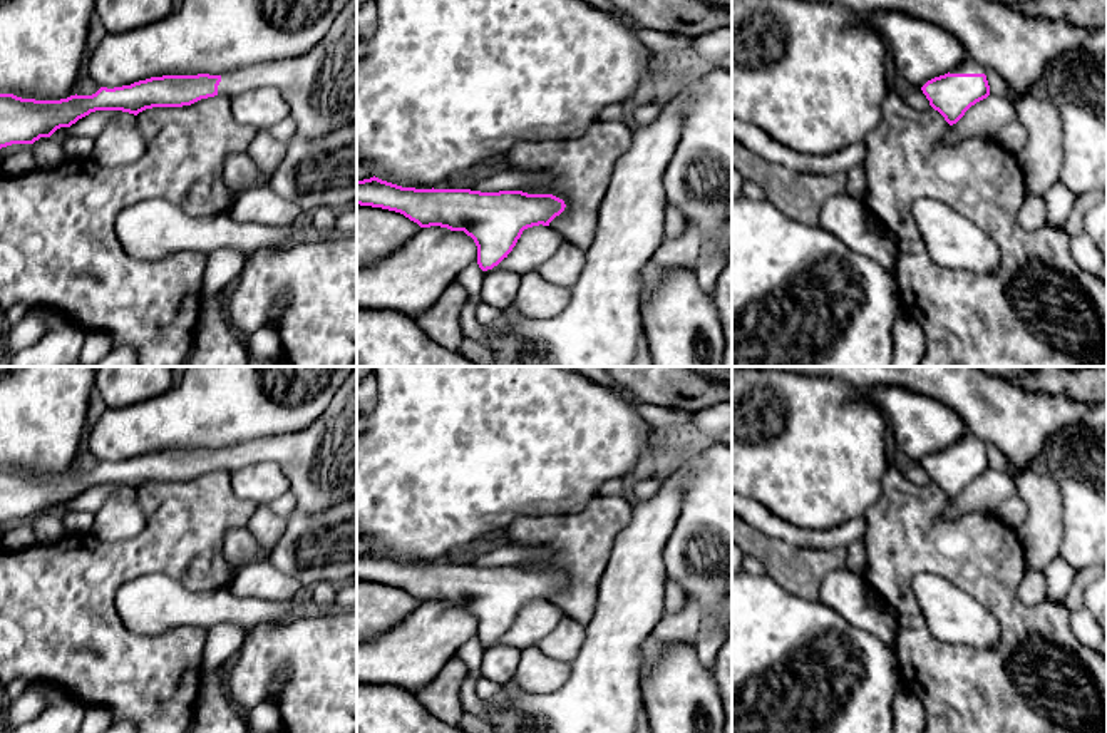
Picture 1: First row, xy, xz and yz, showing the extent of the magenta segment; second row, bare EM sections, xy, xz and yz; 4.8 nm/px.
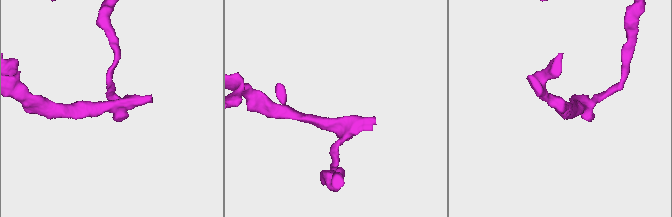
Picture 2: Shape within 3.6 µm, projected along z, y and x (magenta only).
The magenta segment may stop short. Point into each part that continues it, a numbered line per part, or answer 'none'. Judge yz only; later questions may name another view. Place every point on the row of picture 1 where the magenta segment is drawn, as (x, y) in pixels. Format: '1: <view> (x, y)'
1: yz (968, 66)

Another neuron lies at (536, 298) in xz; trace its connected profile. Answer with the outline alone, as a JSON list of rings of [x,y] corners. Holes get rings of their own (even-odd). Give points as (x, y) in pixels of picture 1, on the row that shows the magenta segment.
[[[538,271],[521,276],[512,306],[514,318],[548,320],[564,310],[571,300],[571,288],[546,281]]]

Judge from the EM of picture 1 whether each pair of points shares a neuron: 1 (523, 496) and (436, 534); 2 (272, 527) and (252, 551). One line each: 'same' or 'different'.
1: same
2: same

